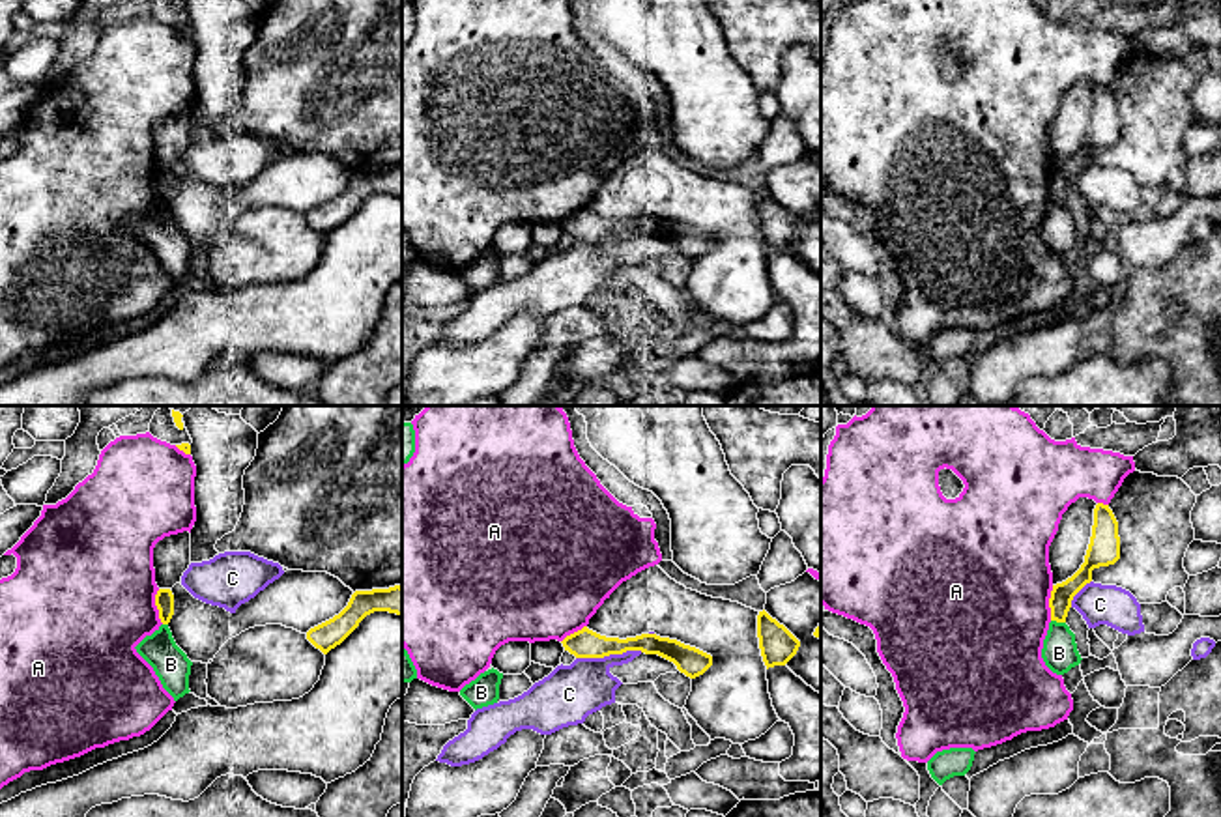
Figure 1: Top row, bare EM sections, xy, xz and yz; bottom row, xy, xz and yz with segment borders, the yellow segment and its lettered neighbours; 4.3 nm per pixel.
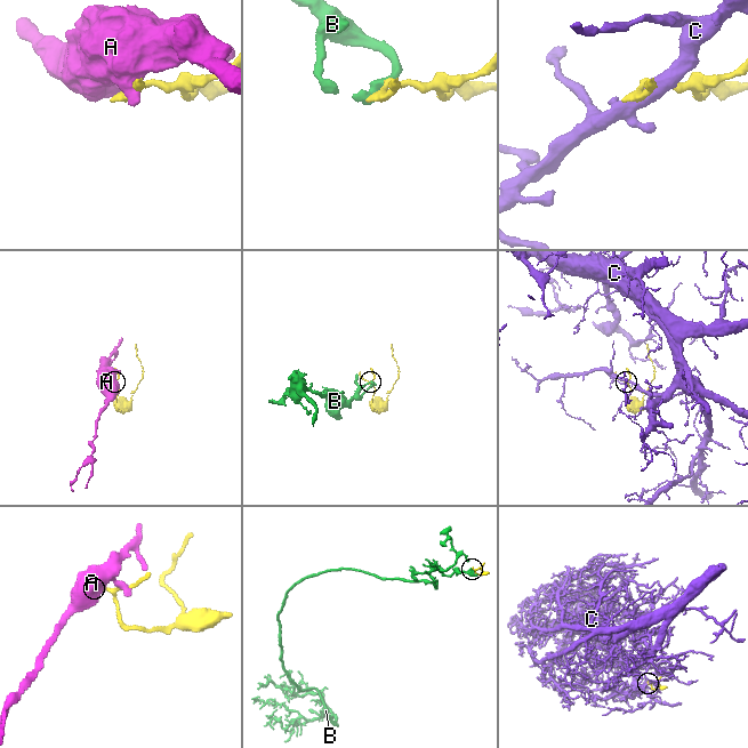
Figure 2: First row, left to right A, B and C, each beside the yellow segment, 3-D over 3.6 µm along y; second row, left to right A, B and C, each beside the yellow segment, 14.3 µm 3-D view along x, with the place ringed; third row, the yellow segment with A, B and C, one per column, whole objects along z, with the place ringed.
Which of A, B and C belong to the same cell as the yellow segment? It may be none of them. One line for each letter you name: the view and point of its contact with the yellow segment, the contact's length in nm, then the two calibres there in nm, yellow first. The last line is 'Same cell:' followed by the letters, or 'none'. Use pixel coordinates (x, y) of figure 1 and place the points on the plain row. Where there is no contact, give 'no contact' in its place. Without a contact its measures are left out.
Same cell: none

